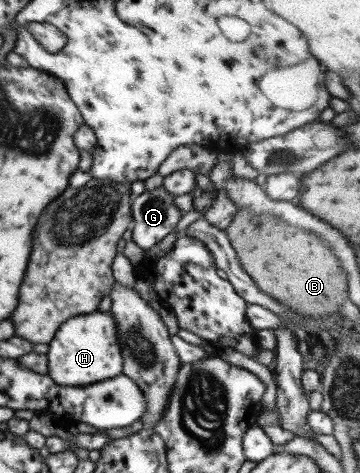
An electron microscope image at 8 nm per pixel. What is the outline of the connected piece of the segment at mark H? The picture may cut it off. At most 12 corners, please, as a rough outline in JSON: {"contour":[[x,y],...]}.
{"contour":[[108,312],[63,322],[44,355],[59,386],[122,374]]}

